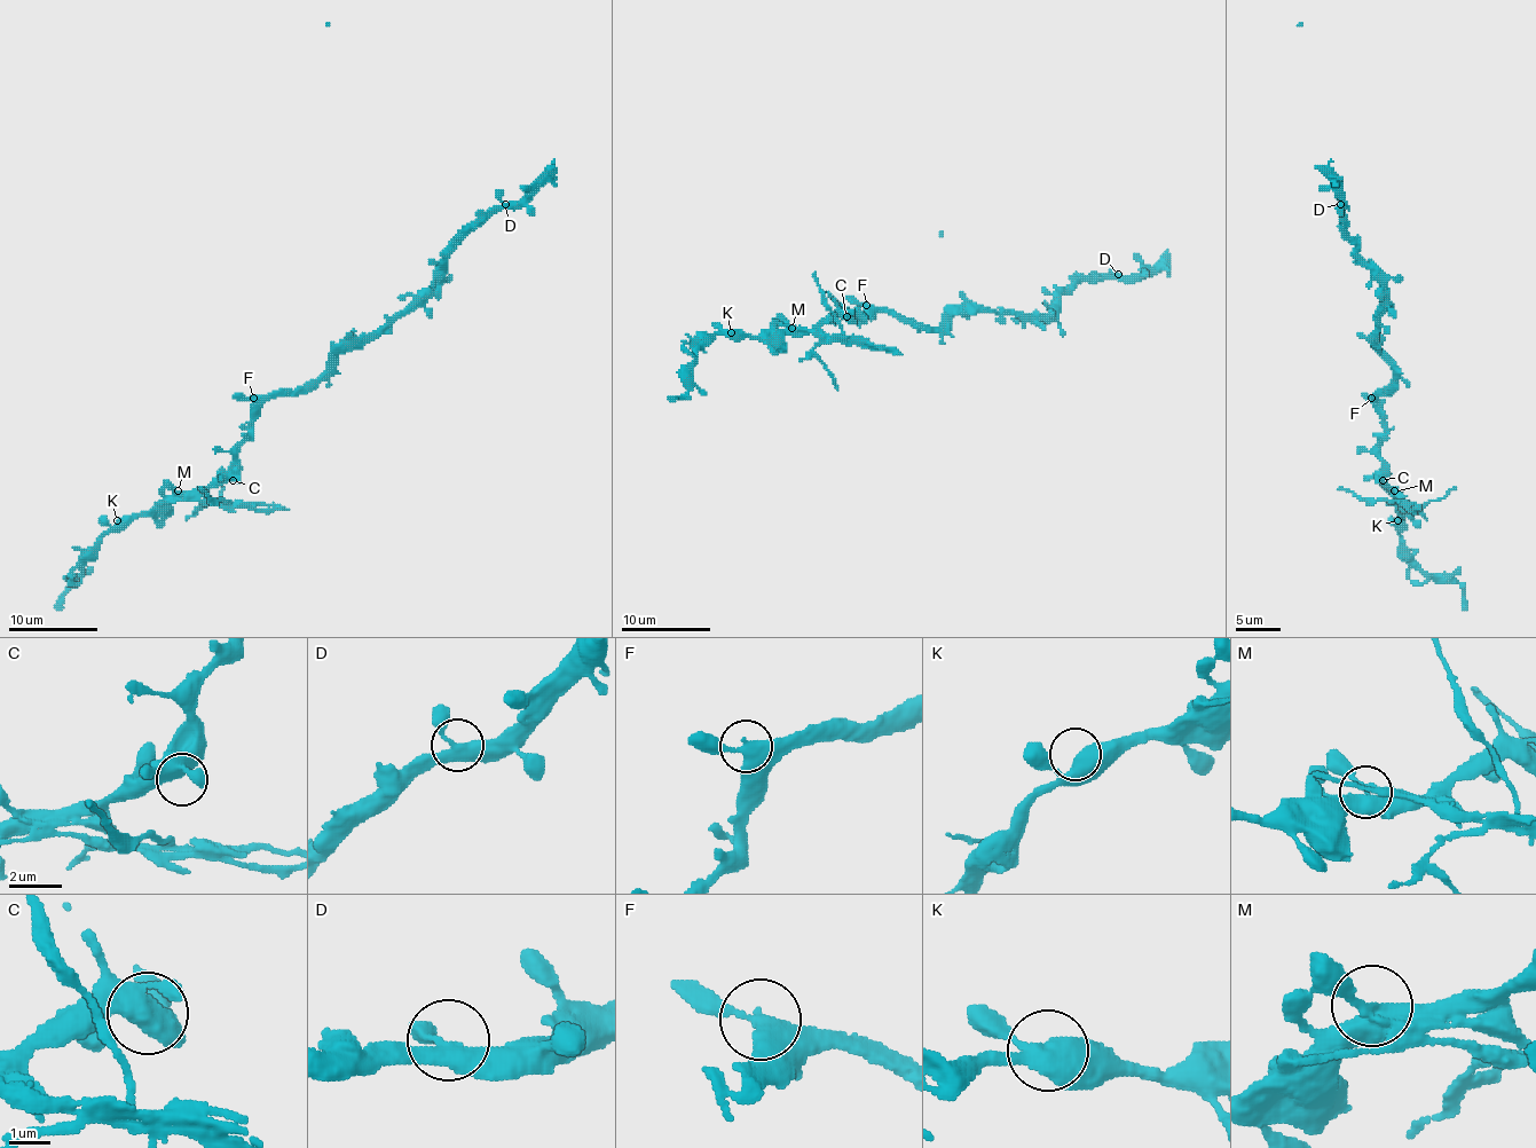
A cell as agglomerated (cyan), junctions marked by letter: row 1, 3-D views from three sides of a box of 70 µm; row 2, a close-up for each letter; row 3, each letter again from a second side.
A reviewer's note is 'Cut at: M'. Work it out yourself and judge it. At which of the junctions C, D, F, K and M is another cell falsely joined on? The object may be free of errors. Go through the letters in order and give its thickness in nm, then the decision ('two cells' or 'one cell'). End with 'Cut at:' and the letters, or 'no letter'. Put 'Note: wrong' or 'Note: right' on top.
Note: right
C: 440 nm | one cell
D: 360 nm | one cell
F: 420 nm | one cell
K: 480 nm | one cell
M: 360 nm | two cells
Cut at: M

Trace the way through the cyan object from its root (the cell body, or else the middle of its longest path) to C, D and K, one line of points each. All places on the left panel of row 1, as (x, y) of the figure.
C: (351, 351), (340, 351), (315, 379), (262, 405), (253, 433), (237, 451), (233, 480)
D: (351, 351), (360, 348), (390, 327), (432, 284), (435, 266), (505, 204)
K: (351, 351), (340, 351), (315, 379), (268, 398), (237, 461), (218, 480), (117, 520)

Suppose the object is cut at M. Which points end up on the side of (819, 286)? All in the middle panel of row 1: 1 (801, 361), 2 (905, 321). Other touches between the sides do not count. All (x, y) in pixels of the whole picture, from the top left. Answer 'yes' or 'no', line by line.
1: yes
2: no

